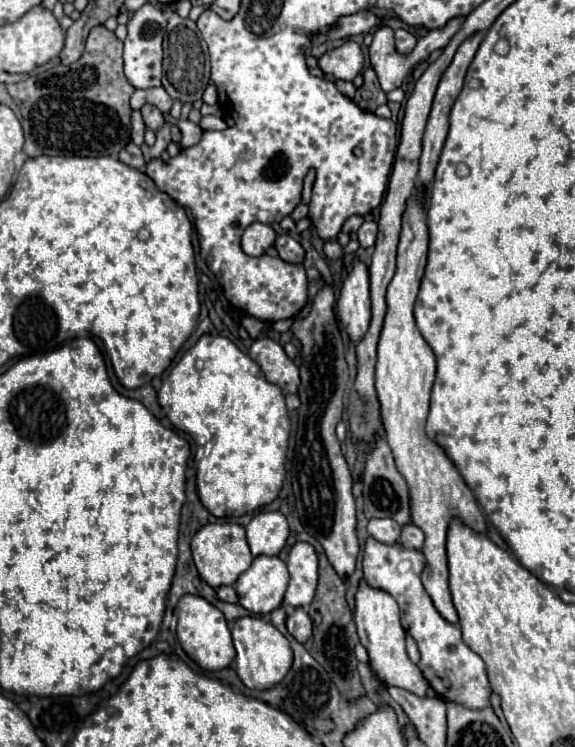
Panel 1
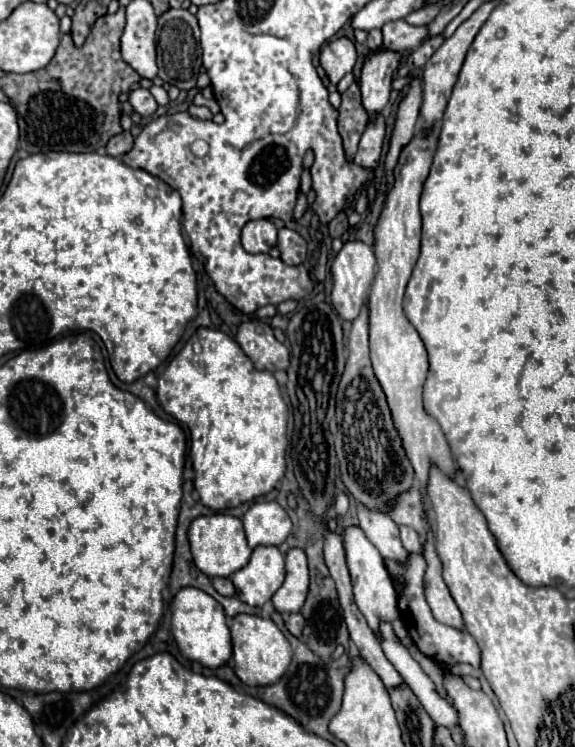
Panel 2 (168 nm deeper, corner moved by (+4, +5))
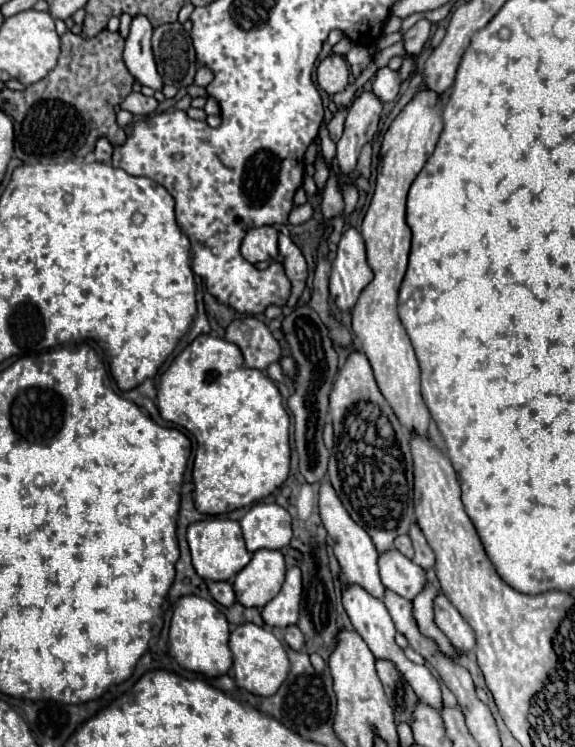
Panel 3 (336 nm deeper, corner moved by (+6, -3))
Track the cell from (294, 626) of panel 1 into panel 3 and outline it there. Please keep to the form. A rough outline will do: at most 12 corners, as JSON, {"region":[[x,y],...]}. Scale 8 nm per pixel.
{"region":[[298,626],[284,630],[284,640],[292,650],[302,650],[304,636]]}

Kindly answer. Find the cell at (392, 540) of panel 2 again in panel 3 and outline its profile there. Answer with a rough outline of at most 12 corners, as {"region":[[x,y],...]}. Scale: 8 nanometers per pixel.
{"region":[[394,548],[380,564],[382,584],[414,600],[426,572]]}

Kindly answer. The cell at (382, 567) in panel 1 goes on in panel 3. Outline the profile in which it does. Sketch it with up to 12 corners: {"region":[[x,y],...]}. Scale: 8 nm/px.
{"region":[[426,584],[414,602],[420,632],[432,638],[444,654],[454,658],[454,646],[434,624],[438,590]]}

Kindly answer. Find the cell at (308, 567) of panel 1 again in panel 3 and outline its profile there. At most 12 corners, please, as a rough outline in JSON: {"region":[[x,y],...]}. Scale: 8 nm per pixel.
{"region":[[286,572],[278,596],[262,608],[262,620],[278,628],[296,624],[302,574]]}

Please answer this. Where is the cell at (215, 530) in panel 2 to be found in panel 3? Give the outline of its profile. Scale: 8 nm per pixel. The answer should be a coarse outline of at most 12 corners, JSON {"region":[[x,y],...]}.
{"region":[[236,520],[188,526],[204,580],[230,580],[252,554]]}

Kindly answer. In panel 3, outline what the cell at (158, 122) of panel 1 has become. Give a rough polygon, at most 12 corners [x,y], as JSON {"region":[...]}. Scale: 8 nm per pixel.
{"region":[[130,92],[120,104],[136,116],[148,116],[158,106],[156,98]]}

